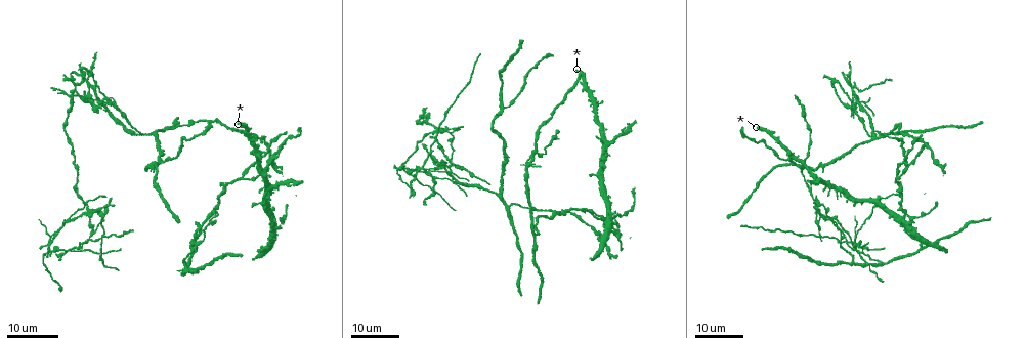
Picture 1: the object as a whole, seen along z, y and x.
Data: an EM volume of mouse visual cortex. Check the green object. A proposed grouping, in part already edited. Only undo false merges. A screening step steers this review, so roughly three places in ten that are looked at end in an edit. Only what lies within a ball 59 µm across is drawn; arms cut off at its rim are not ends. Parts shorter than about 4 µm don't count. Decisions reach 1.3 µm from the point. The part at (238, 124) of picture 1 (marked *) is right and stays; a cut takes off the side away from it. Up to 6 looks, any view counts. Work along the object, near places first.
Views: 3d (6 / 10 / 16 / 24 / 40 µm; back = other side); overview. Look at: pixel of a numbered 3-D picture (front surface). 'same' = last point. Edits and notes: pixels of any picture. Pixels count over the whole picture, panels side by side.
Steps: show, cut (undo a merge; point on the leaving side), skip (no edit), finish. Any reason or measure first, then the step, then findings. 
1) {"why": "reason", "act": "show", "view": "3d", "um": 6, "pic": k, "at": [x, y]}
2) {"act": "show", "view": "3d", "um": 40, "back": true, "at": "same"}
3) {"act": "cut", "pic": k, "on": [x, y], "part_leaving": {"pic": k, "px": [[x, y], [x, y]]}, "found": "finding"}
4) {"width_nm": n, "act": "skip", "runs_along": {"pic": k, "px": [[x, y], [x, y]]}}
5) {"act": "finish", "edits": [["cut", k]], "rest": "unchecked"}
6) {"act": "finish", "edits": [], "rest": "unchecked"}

{"act": "show", "view": "3d", "um": 24, "pic": 1, "at": [922, 139]}

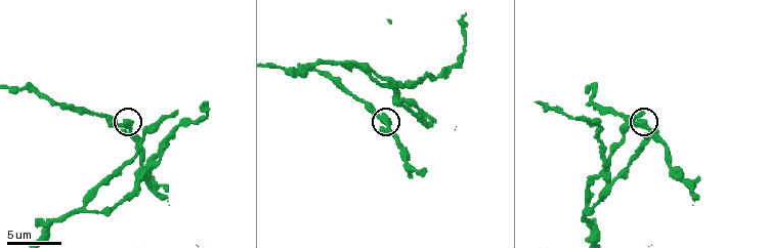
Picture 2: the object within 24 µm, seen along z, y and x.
{"why": "zoom in", "act": "show", "view": "3d", "um": 10, "pic": 2, "at": [123, 122]}

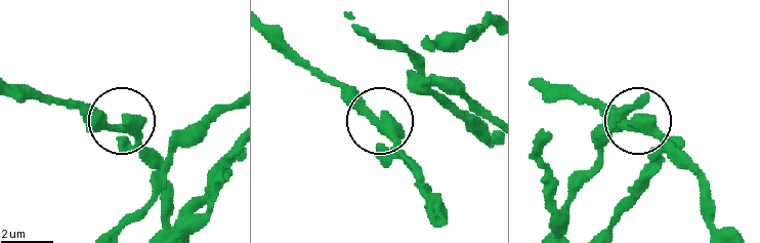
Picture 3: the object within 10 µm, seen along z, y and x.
{"act": "show", "view": "3d", "um": 10, "back": true, "pic": 3, "at": [384, 126]}

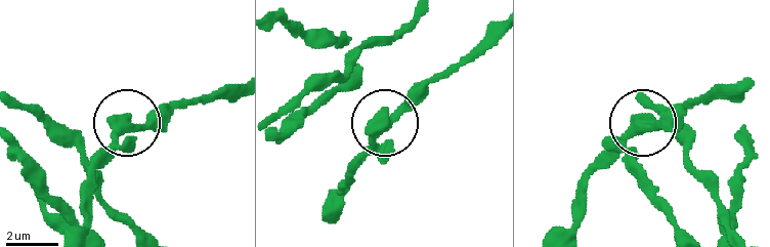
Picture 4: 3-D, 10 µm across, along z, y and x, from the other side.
{"act": "skip", "found": "all the same neuron"}

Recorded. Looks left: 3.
{"why": "a narrow waist", "act": "show", "view": "3d", "um": 24, "pic": 1, "at": [808, 148]}

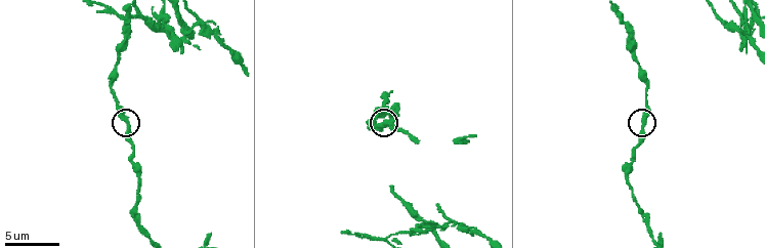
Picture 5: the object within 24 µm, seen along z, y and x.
{"why": "zoom in", "act": "show", "view": "3d", "um": 10, "pic": 5, "at": [644, 123]}

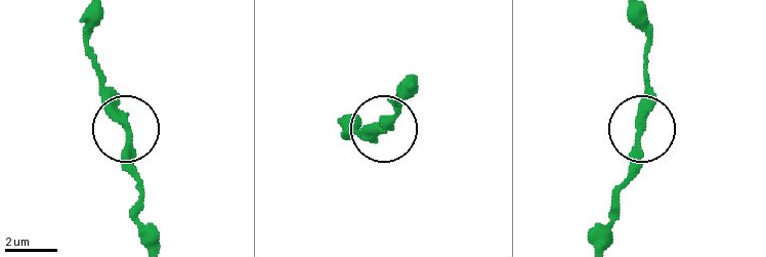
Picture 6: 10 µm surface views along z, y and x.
{"act": "skip", "found": "all the same neuron"}

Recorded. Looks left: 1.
{"act": "finish", "edits": [], "rest": "unchecked"}

